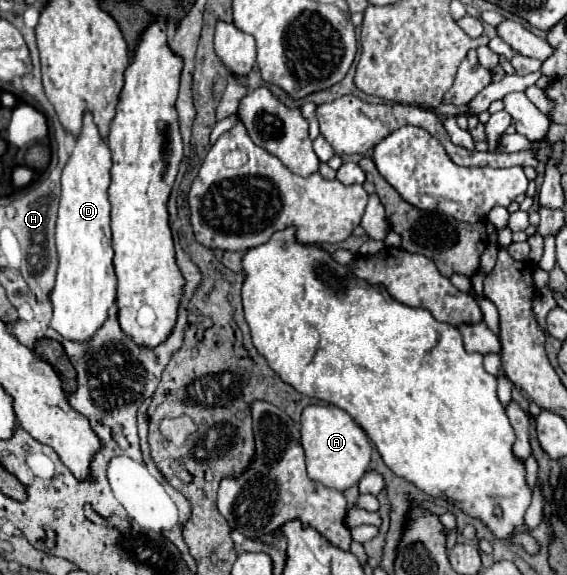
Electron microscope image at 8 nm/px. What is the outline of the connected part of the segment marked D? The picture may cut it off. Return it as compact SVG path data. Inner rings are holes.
M91 113L83 115L83 129L77 135L75 149L63 169L61 175L61 201L59 201L59 217L57 217L57 253L59 253L59 269L55 289L51 293L53 301L53 319L51 327L61 333L65 339L87 341L91 335L103 325L107 319L107 311L115 301L117 291L117 275L113 267L113 247L111 247L111 205L107 199L109 189L109 171L111 171L111 149L107 141L101 137L99 127L93 121Z

